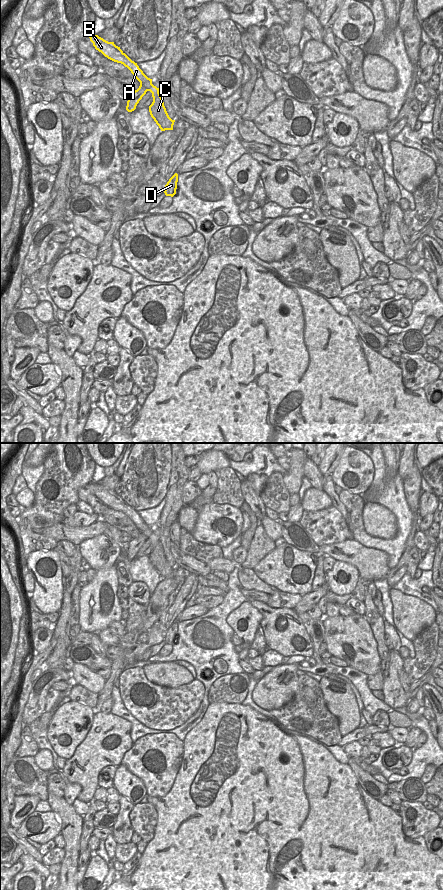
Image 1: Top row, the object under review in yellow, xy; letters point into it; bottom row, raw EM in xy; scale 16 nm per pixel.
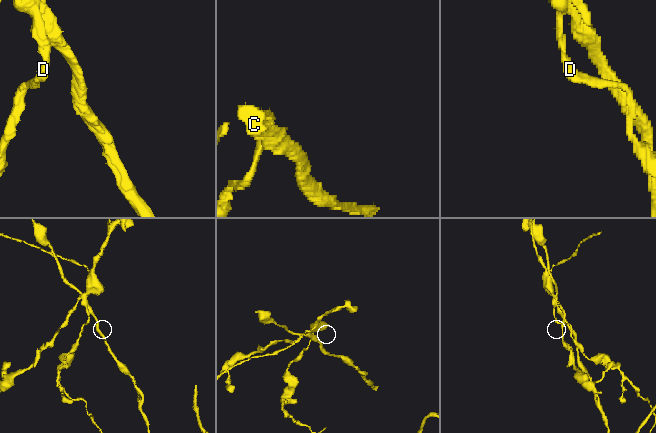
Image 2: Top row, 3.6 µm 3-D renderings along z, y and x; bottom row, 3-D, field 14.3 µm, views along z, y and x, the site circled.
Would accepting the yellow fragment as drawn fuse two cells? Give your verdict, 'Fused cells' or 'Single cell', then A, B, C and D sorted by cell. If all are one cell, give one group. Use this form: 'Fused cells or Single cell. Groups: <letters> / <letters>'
Fused cells. Groups: A B C / D

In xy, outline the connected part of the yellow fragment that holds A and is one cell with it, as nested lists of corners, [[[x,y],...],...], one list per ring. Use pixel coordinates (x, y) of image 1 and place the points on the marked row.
[[[93,33],[89,35],[89,38],[96,50],[101,52],[108,59],[117,63],[121,63],[125,67],[127,67],[135,76],[135,78],[140,82],[140,84],[142,84],[146,89],[148,89],[152,93],[152,97],[155,103],[151,107],[151,112],[154,114],[154,121],[159,126],[161,131],[173,130],[175,120],[172,120],[169,117],[166,108],[162,105],[162,97],[159,93],[159,88],[152,84],[152,79],[148,78],[139,68],[137,63],[132,61],[120,49],[120,47],[114,44],[114,42],[108,42]]]

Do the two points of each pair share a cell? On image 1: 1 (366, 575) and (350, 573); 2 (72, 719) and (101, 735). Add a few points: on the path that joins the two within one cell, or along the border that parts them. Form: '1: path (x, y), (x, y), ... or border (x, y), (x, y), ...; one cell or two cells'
1: border (338, 561), (352, 564), (356, 568), (359, 578); two cells
2: border (95, 712), (92, 724), (85, 738), (75, 748); two cells

